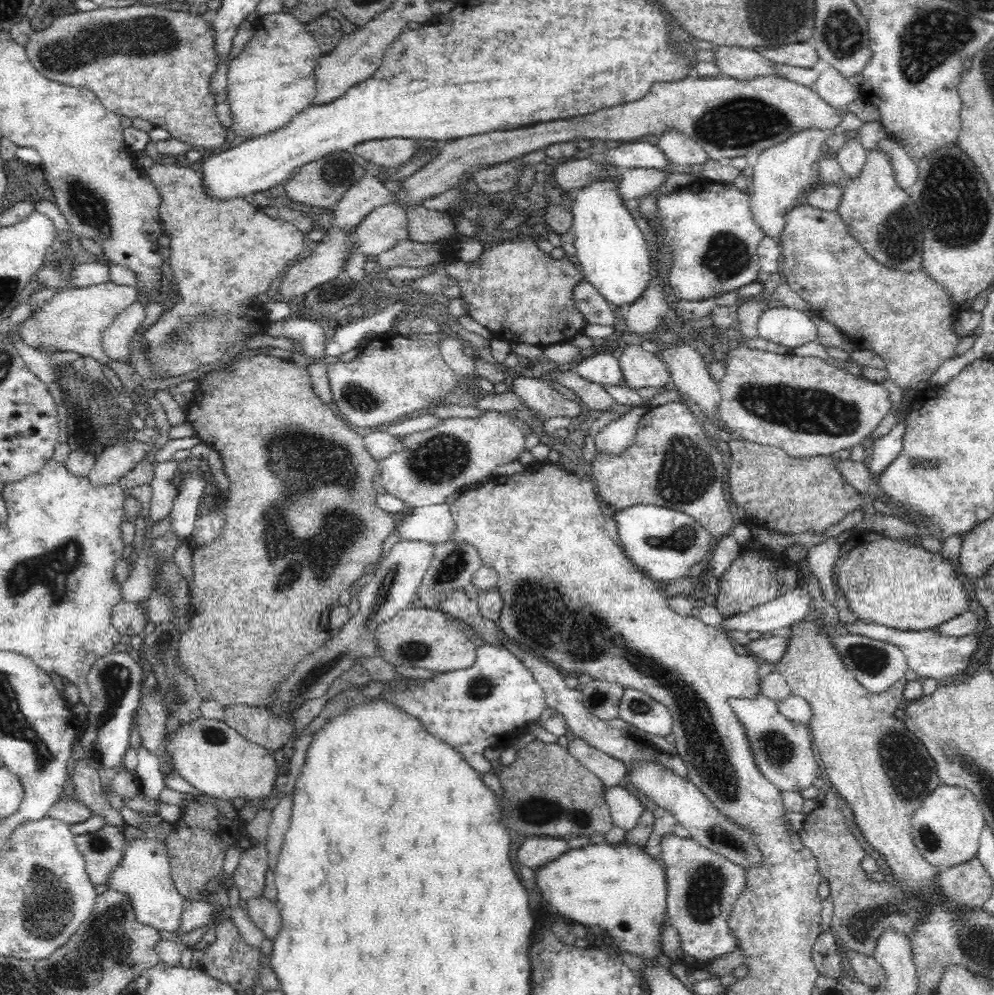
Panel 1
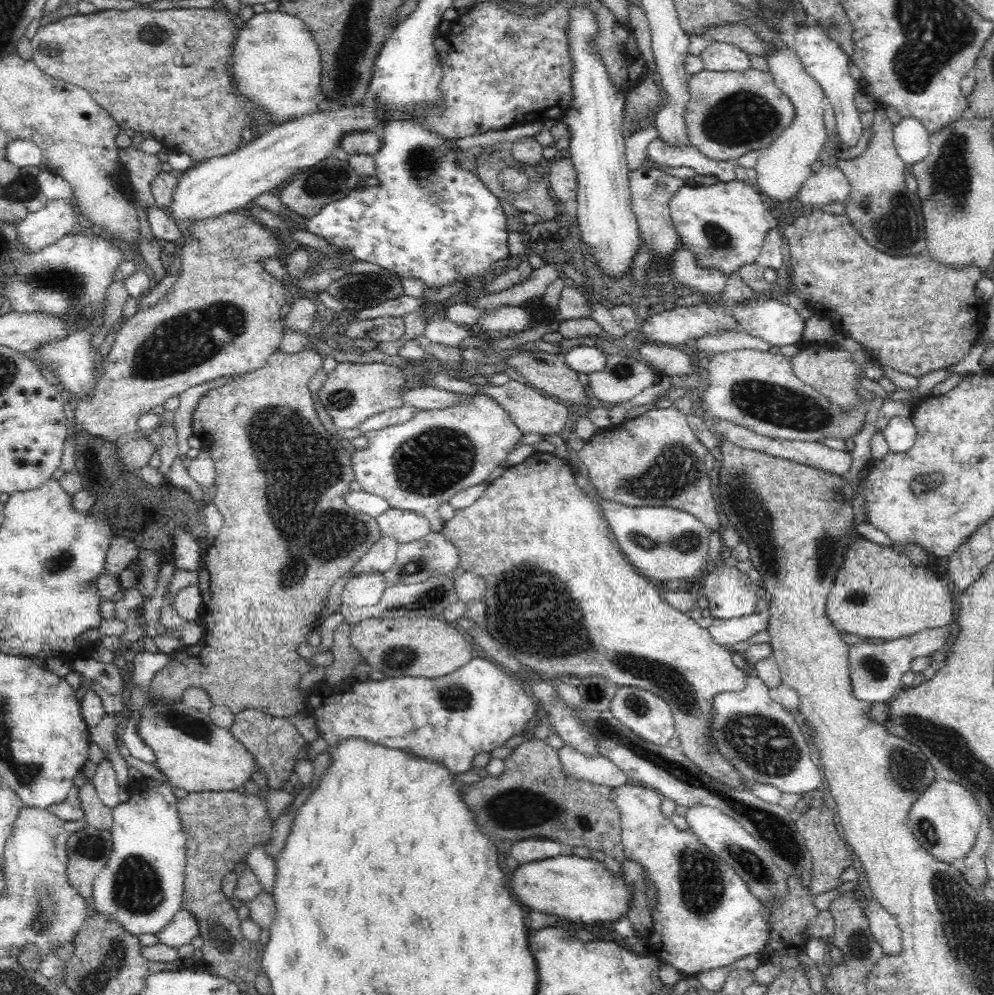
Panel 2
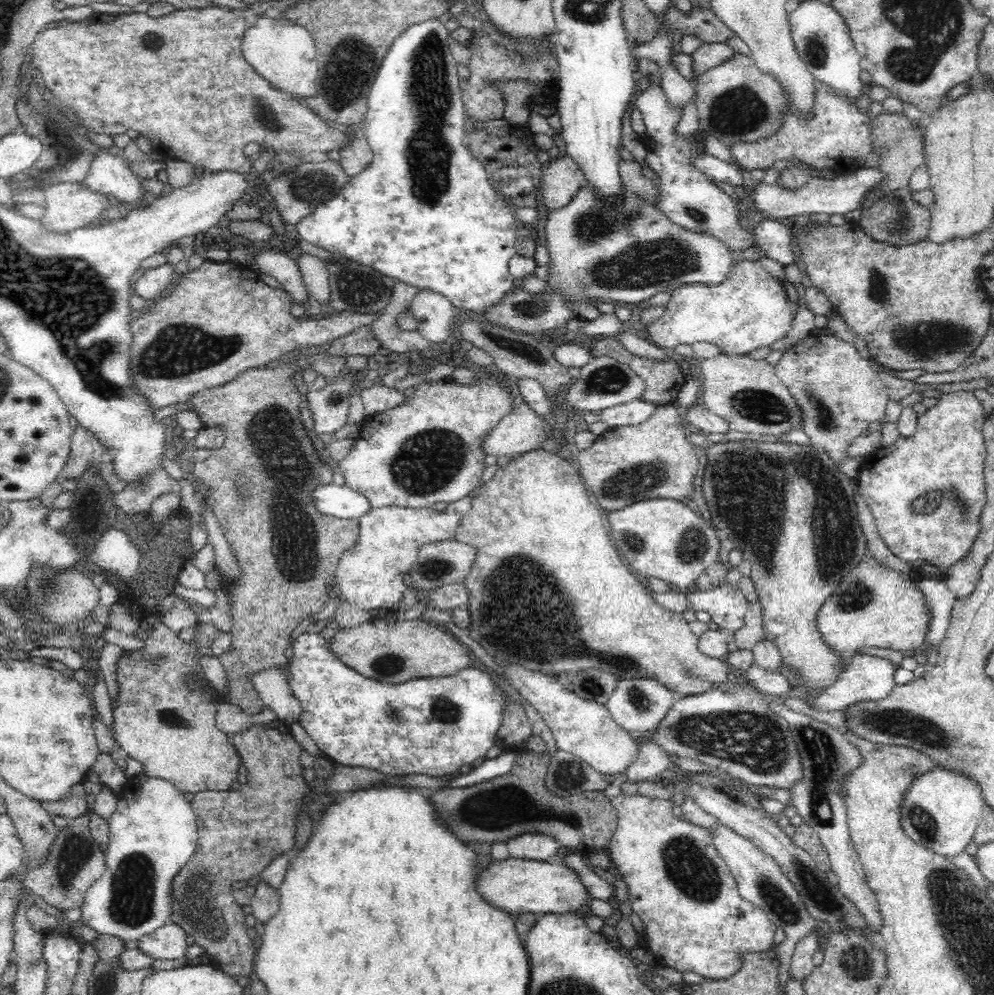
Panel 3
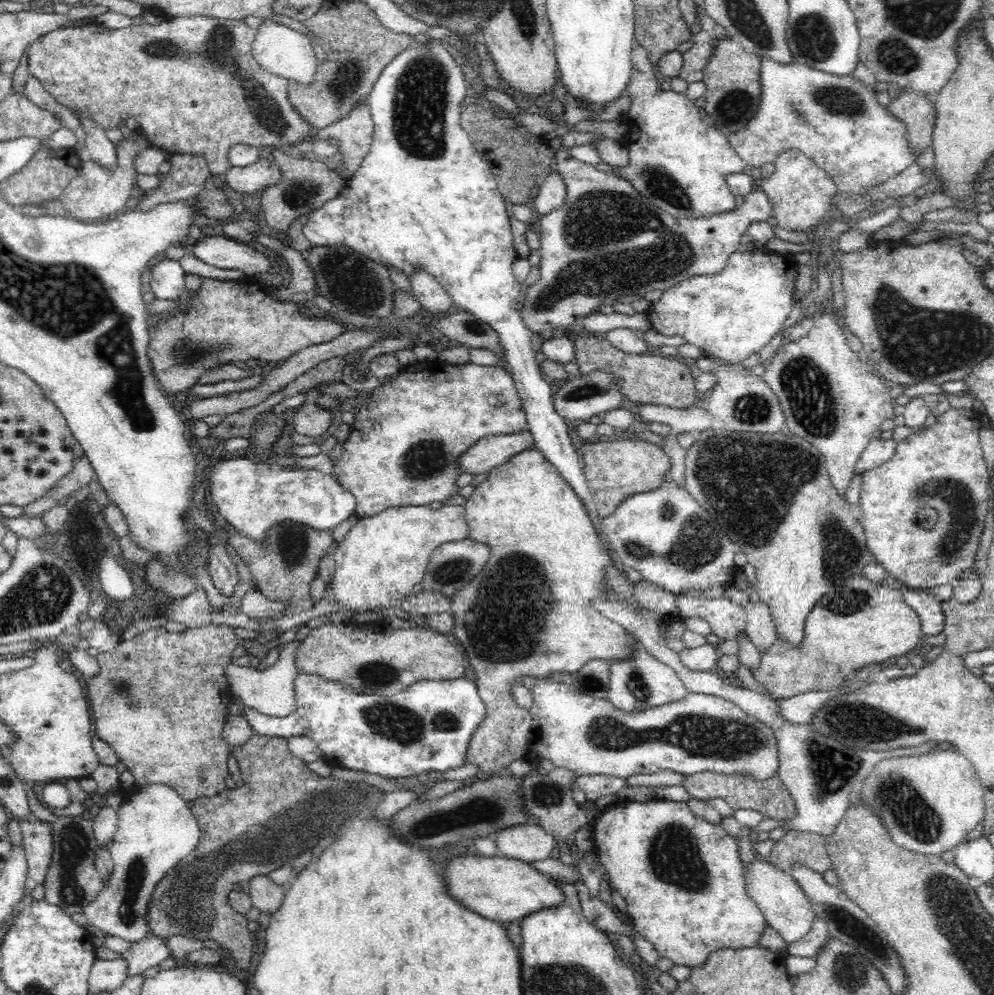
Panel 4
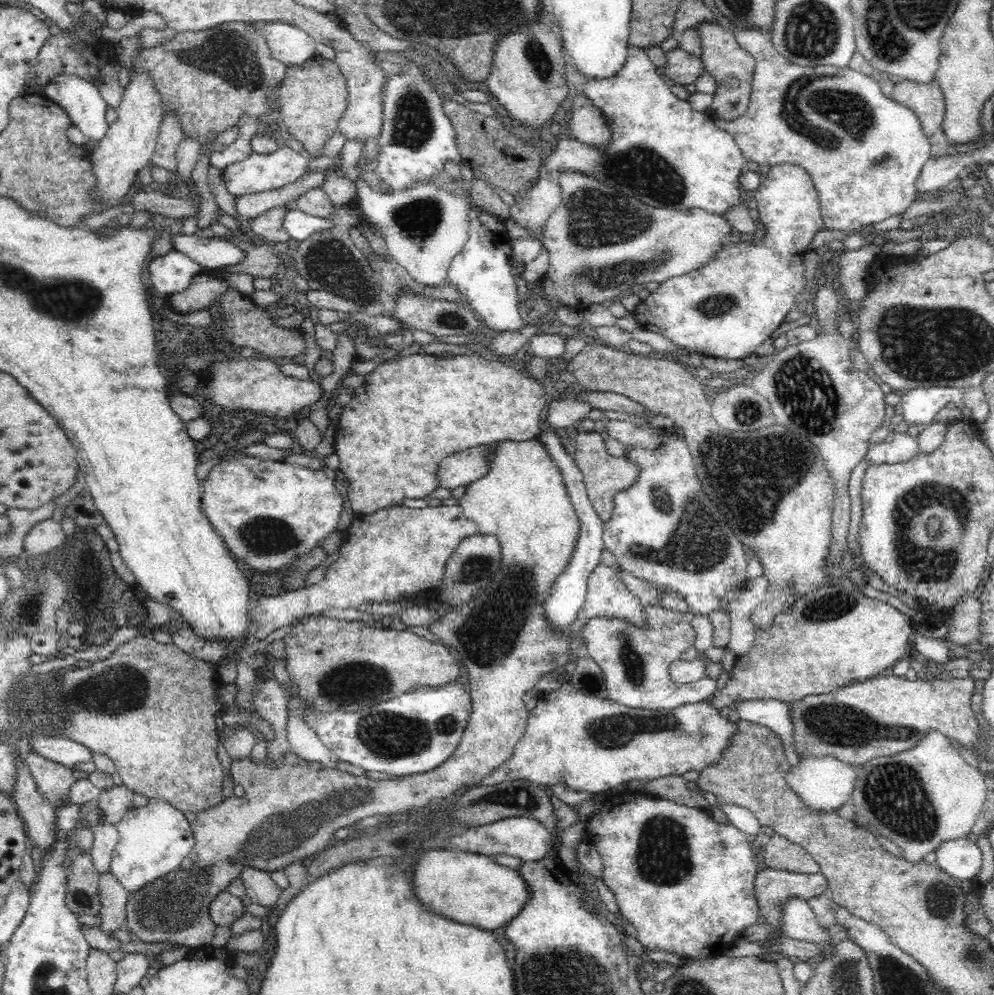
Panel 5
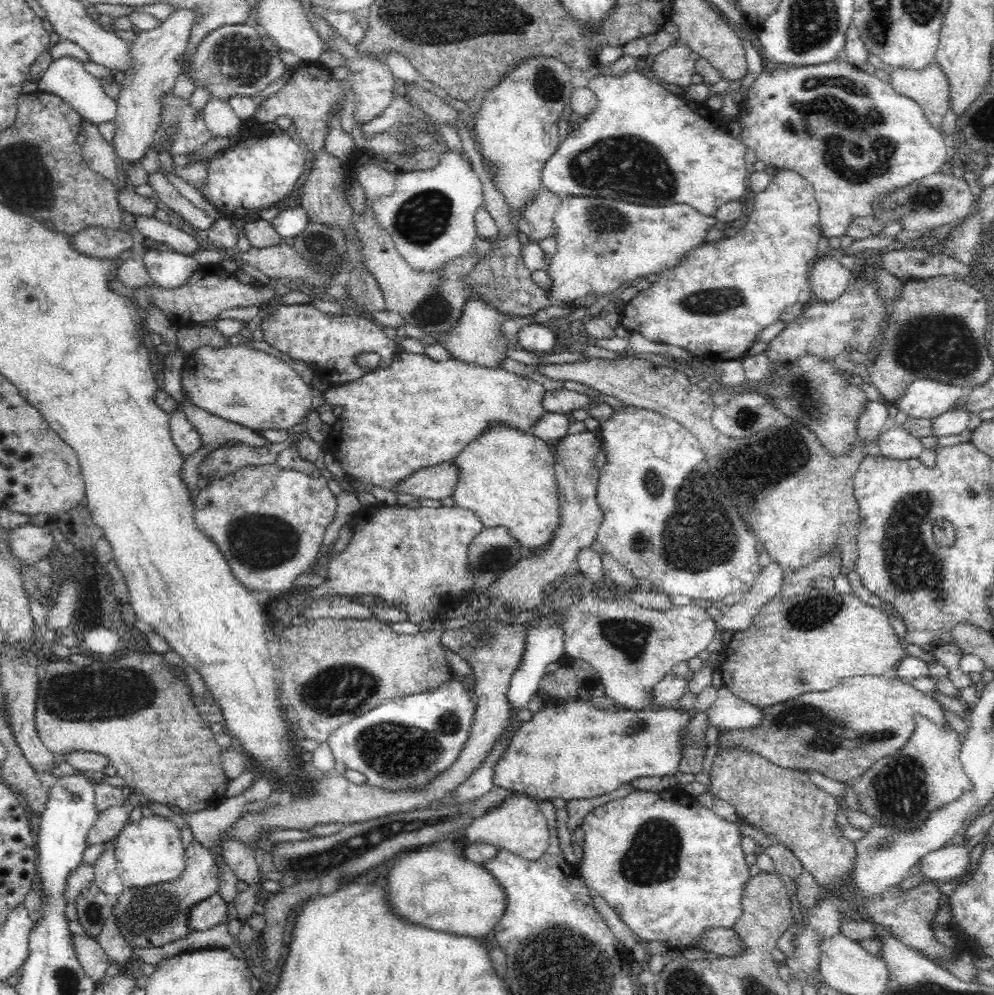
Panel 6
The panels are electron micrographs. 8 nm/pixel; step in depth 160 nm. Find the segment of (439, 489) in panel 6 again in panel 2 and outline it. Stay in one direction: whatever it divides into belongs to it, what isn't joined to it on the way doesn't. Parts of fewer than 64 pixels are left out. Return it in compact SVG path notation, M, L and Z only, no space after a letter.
M434 372L434 376L430 376L430 384L422 385L427 385L429 387L435 386L440 390L459 394L483 393L492 397L492 399L496 401L507 414L509 414L511 421L513 421L515 426L521 430L523 436L526 434L541 436L558 435L565 428L568 419L568 410L565 406L556 404L556 402L550 400L548 396L541 394L538 390L535 390L528 384L520 383L513 379L510 379L502 386L492 386L489 384L480 385L476 383L472 384L457 378L450 378L450 376L441 372Z

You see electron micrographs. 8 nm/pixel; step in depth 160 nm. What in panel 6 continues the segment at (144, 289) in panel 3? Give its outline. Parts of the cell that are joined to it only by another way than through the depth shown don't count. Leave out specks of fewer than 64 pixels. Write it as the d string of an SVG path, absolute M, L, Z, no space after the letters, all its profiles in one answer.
M158 248L147 250L142 261L151 280L163 290L182 286L199 265L190 255Z

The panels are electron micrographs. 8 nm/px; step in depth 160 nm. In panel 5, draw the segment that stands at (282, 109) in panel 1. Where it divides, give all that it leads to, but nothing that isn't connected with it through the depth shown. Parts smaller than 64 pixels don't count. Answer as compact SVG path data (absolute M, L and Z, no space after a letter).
M272 20L266 22L262 33L272 57L287 68L291 65L304 65L317 55L317 42L296 26Z

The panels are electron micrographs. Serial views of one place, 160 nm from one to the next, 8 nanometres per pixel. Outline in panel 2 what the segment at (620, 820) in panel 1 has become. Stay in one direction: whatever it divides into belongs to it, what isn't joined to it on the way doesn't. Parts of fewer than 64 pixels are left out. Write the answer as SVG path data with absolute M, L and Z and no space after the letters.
M630 783L611 789L610 796L619 810L624 856L642 866L646 883L655 892L655 898L648 901L652 927L645 936L646 948L654 958L672 965L680 974L688 977L705 970L730 966L751 954L762 954L767 940L770 940L770 913L749 892L741 876L702 844L692 831L678 829L671 818L662 814L660 806L663 797L656 789Z

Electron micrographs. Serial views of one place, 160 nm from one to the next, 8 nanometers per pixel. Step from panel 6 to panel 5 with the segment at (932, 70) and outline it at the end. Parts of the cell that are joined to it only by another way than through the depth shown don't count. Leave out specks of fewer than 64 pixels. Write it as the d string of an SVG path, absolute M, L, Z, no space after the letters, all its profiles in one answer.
M935 78L926 84L903 79L894 84L890 96L914 111L927 138L941 128L945 117L945 99Z

